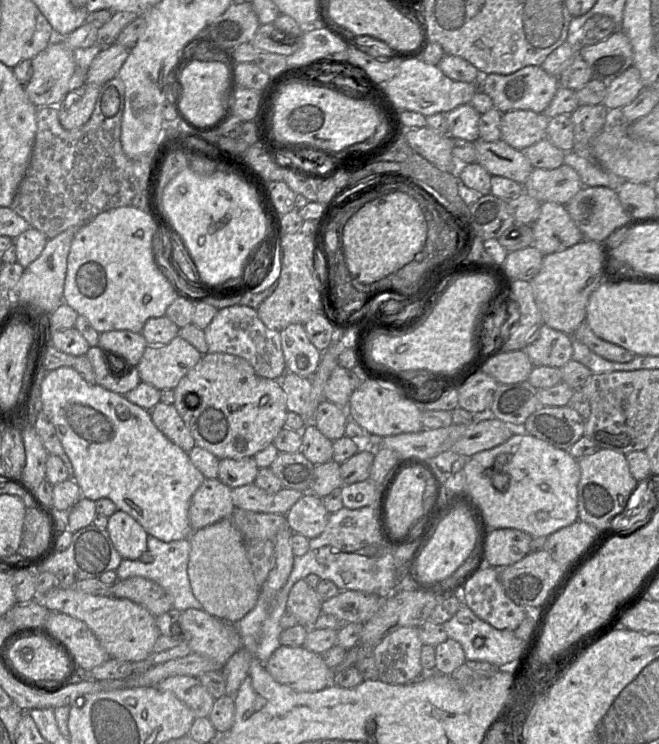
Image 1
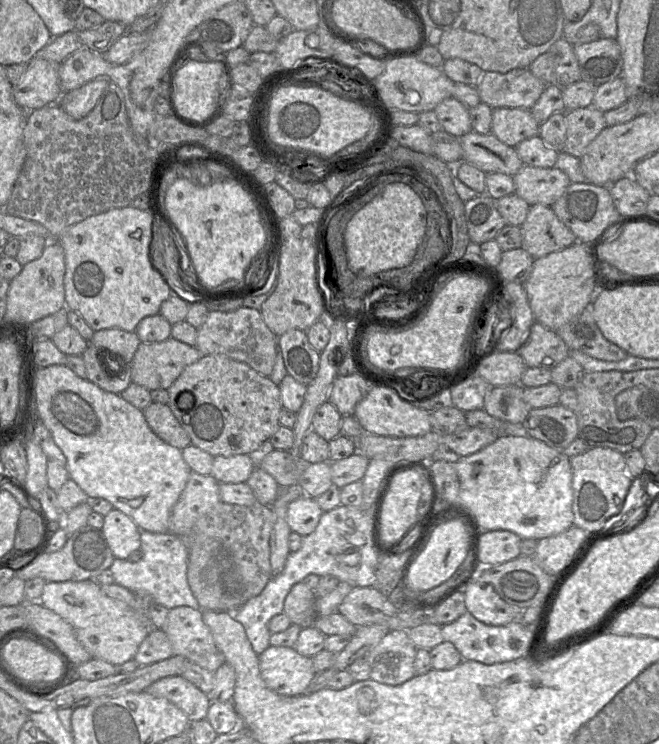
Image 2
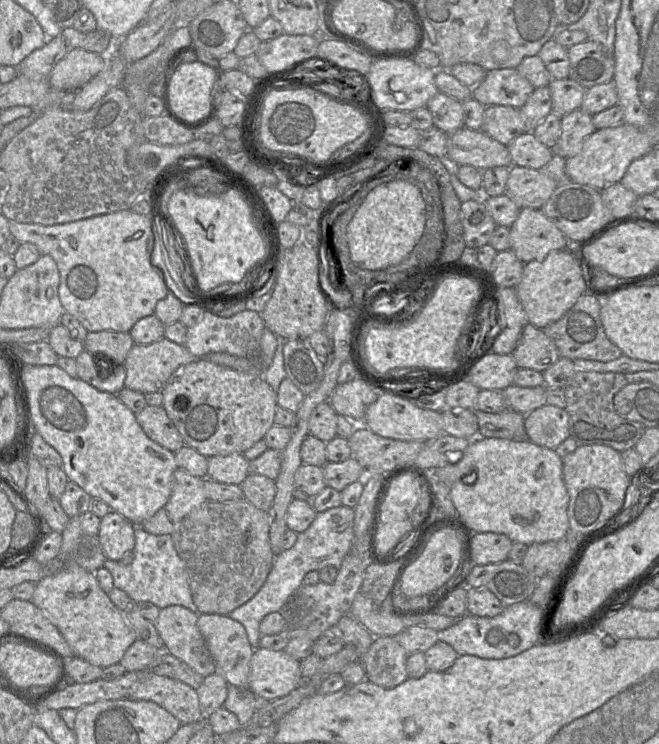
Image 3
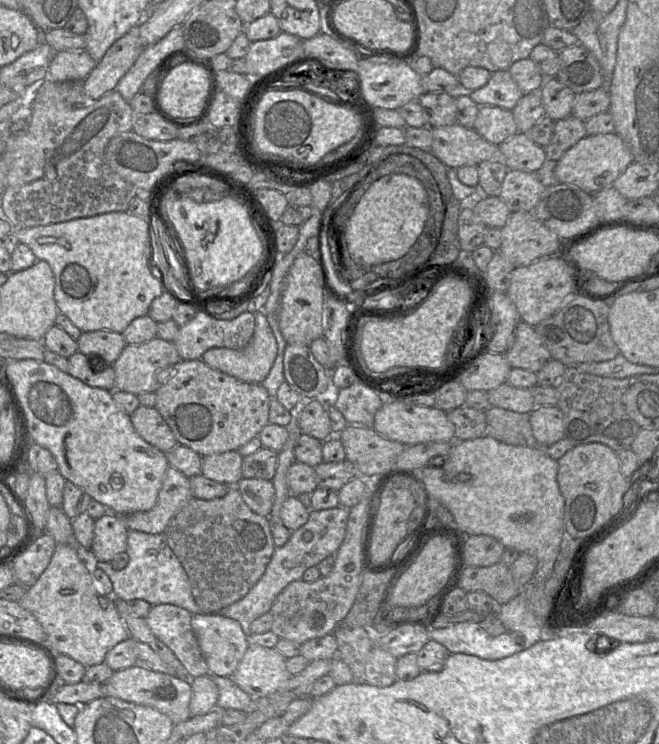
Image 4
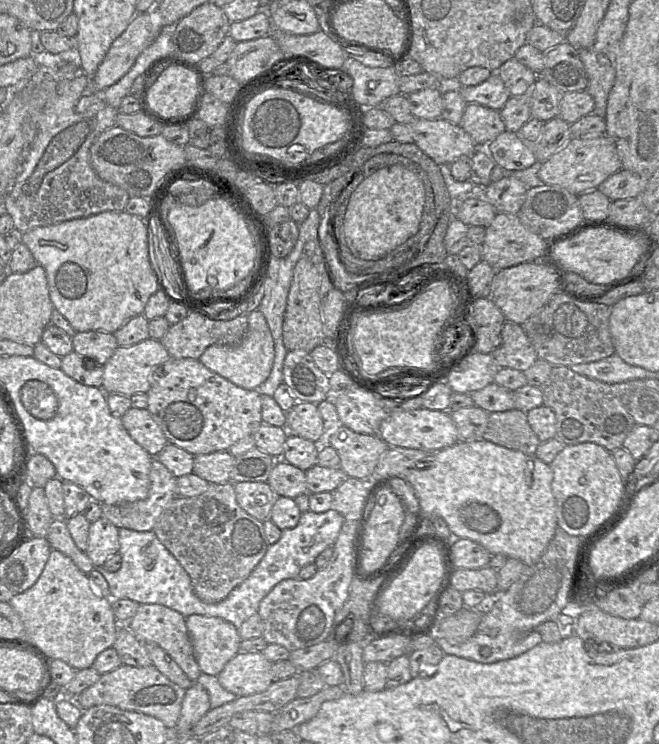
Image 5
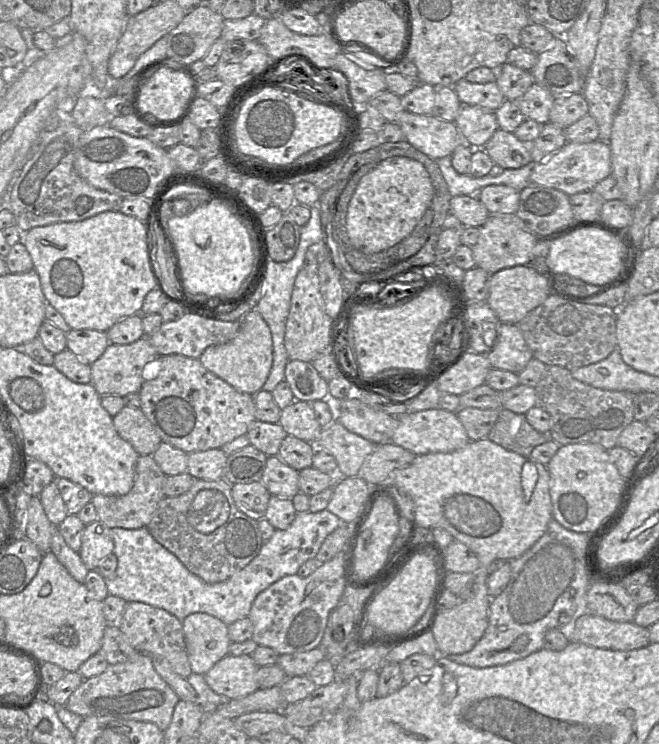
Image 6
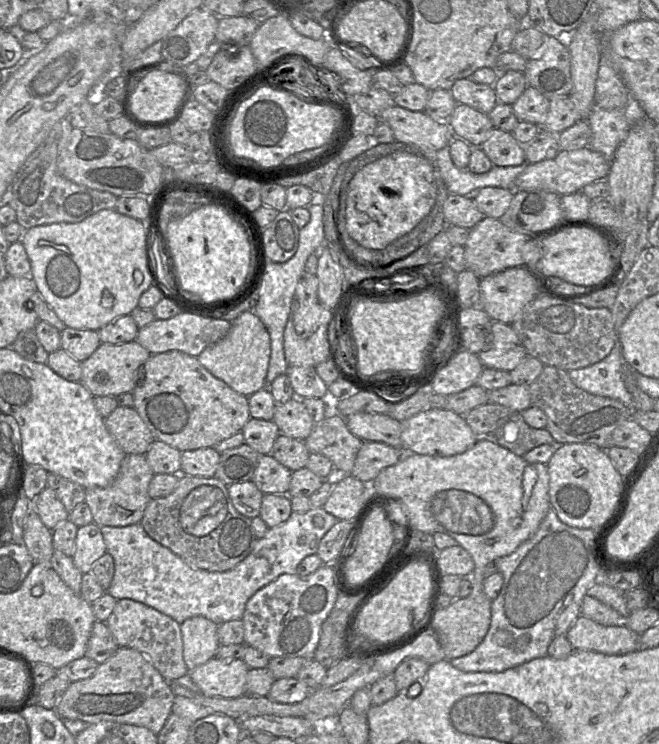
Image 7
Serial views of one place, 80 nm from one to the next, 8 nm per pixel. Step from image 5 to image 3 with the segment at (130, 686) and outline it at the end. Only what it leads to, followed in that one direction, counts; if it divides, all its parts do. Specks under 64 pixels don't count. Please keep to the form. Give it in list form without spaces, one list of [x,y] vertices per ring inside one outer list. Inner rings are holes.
[[[150,670],[145,680],[140,682],[128,698],[153,701],[177,718],[181,724],[193,723],[203,718],[194,688]]]

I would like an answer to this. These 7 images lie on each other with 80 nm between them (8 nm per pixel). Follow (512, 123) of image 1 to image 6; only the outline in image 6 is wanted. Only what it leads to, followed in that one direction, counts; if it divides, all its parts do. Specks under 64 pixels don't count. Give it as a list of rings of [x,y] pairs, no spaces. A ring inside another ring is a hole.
[[[462,105],[454,122],[464,143],[472,148],[483,148],[499,129],[495,111],[473,105]]]

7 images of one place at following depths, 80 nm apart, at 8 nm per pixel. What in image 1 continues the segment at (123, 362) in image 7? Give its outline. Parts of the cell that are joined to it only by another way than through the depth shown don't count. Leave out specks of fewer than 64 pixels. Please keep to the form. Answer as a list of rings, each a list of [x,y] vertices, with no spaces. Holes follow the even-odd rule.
[[[177,335],[165,345],[148,345],[137,365],[140,380],[155,388],[174,389],[202,354]]]

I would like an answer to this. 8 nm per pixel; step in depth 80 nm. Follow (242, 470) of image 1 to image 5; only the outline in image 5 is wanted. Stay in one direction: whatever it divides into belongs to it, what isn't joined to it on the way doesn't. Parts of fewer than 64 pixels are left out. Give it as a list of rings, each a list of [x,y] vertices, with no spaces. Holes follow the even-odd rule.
[[[218,450],[194,456],[193,472],[209,483],[230,482],[234,456],[228,450]]]

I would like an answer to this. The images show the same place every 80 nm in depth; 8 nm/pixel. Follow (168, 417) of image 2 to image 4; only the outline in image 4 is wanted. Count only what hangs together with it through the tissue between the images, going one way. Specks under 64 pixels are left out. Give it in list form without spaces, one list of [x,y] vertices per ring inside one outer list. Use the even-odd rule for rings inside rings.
[[[140,405],[130,414],[130,418],[136,432],[161,451],[167,452],[178,444],[172,430],[155,407]]]

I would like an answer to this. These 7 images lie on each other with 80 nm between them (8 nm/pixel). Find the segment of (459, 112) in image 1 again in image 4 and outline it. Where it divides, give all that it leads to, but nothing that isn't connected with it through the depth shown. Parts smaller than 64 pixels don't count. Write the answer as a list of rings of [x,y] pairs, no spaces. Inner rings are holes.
[[[425,92],[419,103],[428,116],[431,128],[449,126],[457,123],[456,100],[448,93]]]

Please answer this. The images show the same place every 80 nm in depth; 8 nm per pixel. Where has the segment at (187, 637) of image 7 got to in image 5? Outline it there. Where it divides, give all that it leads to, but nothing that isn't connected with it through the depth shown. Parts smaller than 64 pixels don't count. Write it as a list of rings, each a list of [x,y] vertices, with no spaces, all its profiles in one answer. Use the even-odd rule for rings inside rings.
[[[192,614],[186,617],[186,626],[195,659],[202,673],[217,676],[227,662],[240,651],[242,639],[239,636],[238,628],[222,618]]]

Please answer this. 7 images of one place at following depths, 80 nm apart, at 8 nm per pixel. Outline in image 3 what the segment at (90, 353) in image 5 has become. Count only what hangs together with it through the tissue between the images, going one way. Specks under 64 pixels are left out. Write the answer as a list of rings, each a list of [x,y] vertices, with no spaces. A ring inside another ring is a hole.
[[[118,331],[88,332],[83,343],[85,350],[99,354],[99,360],[107,365],[124,364],[135,344],[129,332]]]

